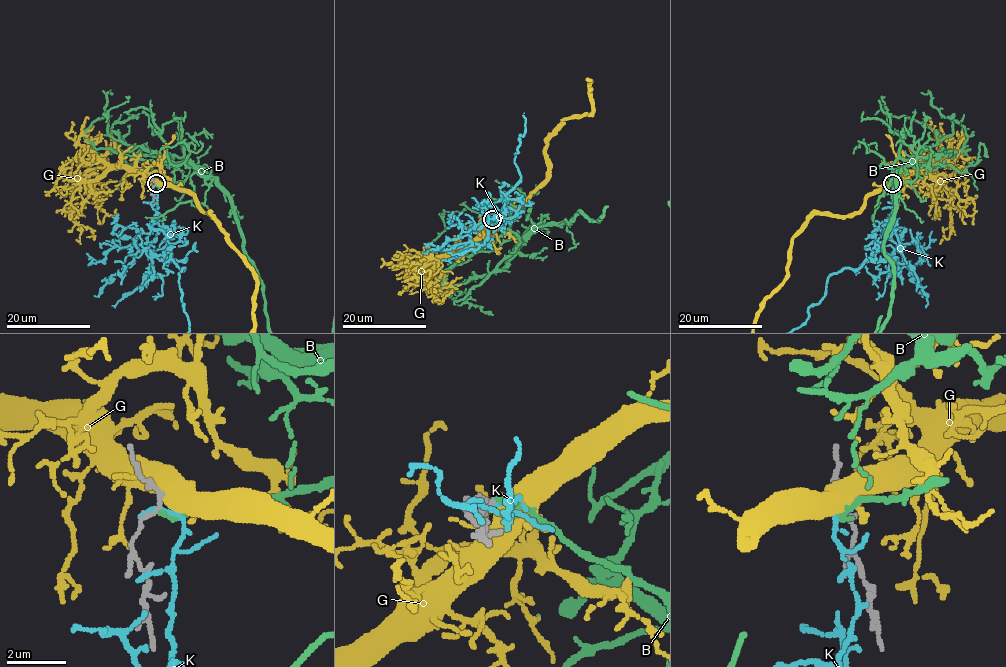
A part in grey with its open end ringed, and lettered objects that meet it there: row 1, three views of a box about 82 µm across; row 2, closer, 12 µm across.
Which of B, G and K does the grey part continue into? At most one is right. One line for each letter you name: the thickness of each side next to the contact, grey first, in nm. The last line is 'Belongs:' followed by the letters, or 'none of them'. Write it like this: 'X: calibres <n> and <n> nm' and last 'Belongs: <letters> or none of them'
G: calibres 120 and 650 nm
Belongs: G

